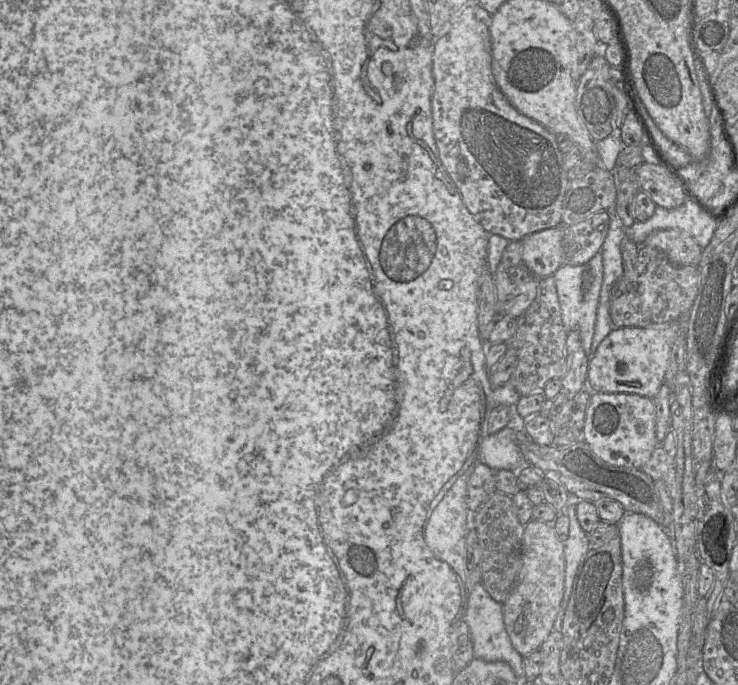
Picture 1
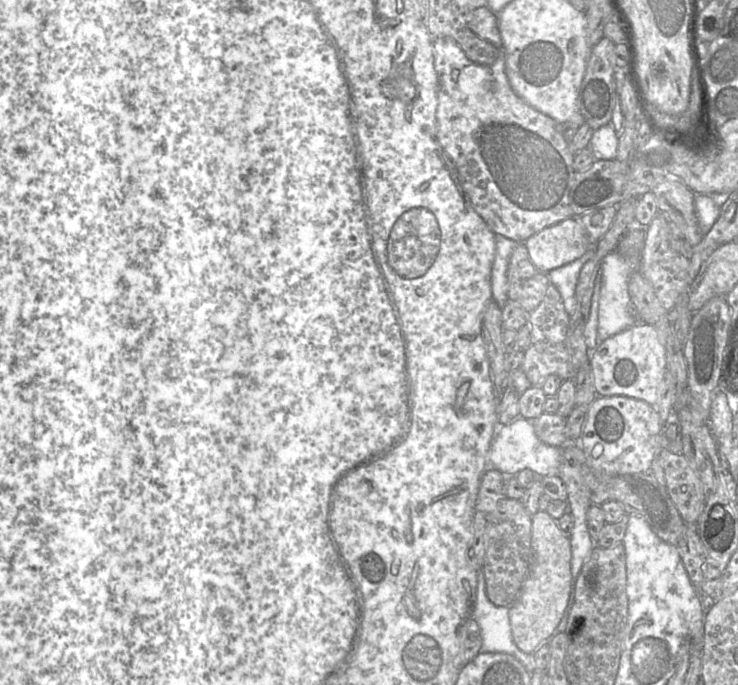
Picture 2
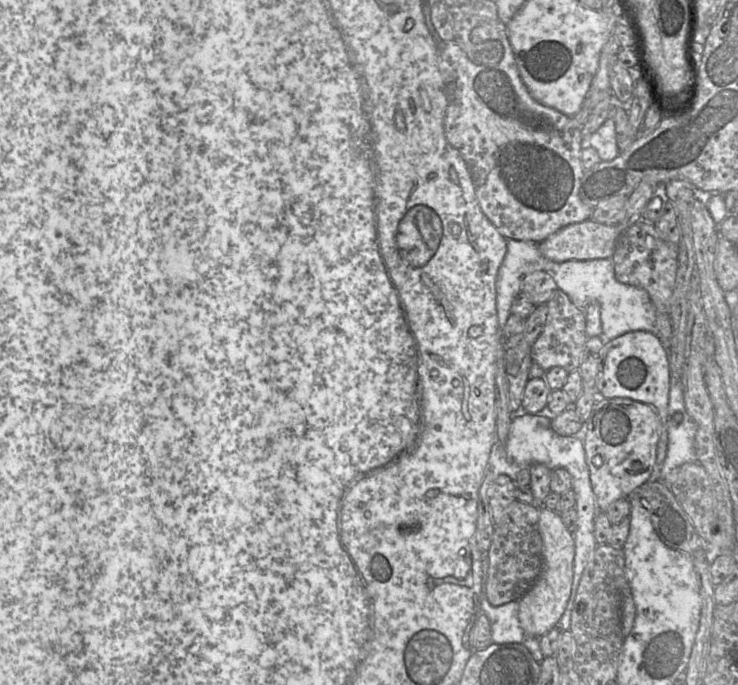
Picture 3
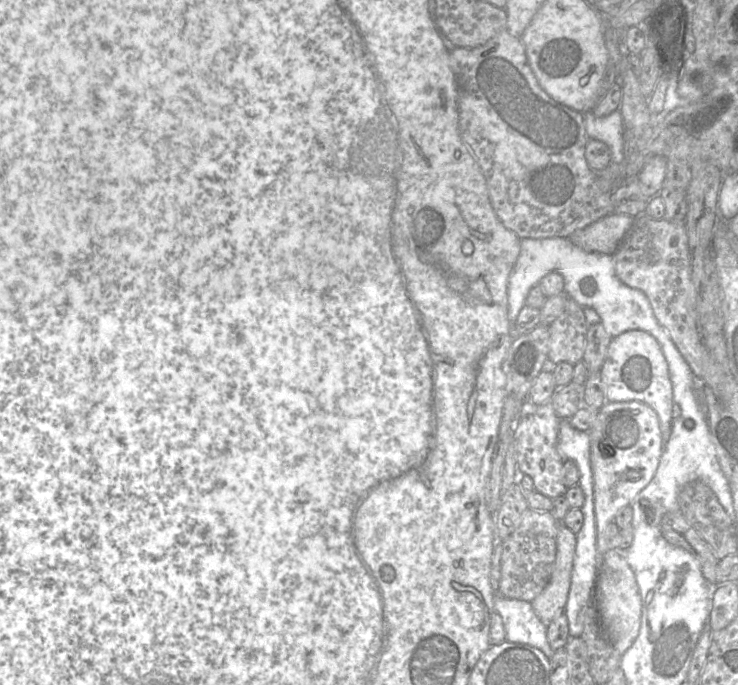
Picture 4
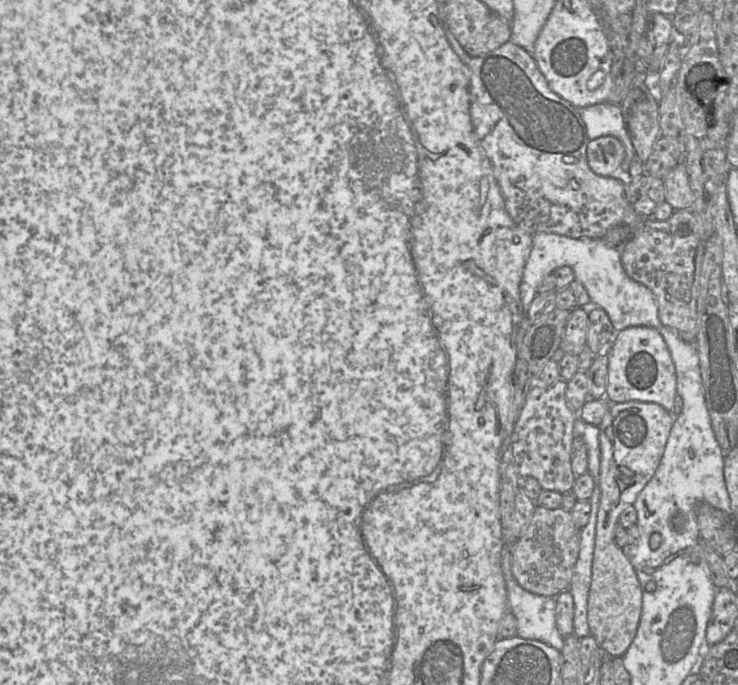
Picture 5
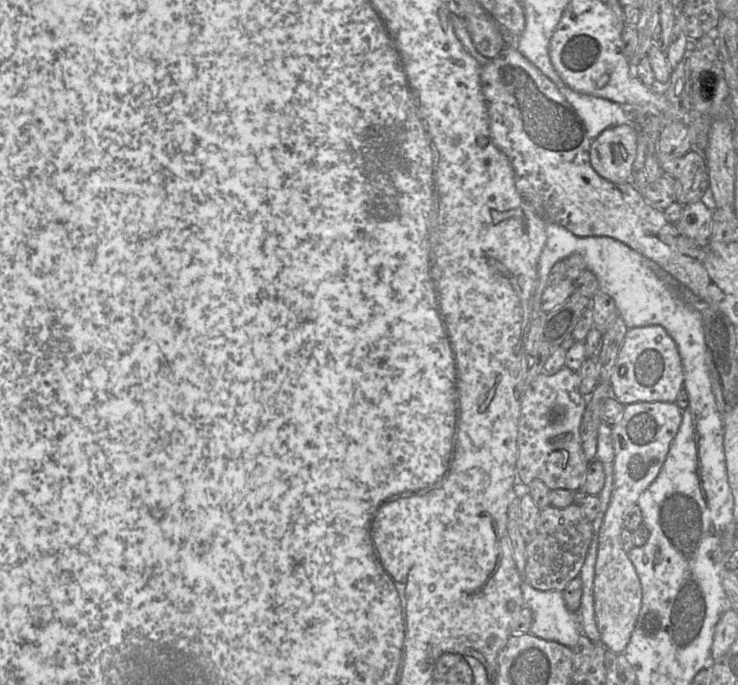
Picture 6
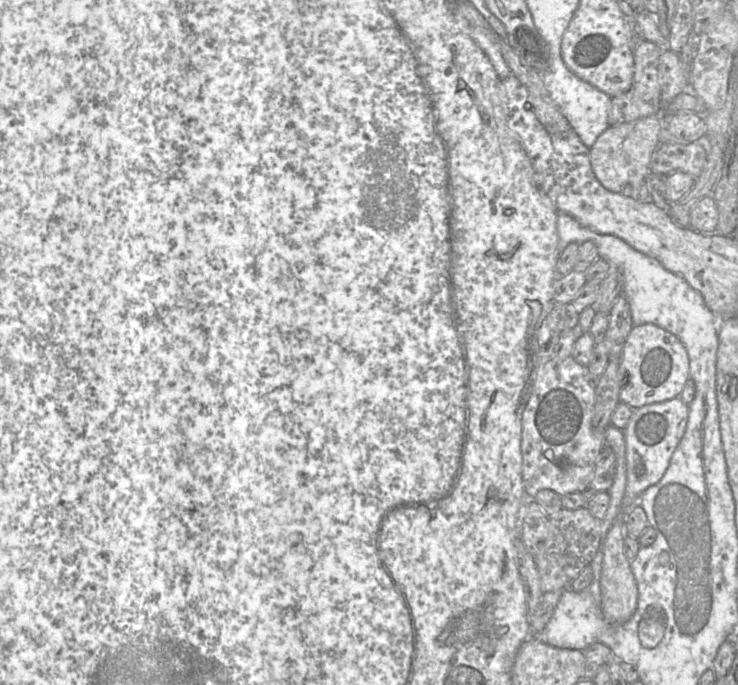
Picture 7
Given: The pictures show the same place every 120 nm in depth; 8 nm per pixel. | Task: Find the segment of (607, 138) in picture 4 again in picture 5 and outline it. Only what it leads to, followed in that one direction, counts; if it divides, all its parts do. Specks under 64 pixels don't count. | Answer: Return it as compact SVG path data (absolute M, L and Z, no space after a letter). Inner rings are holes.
M610 102L599 103L584 108L578 108L586 125L588 138L594 140L600 136L614 136L625 148L625 159L620 169L629 172L631 161L636 156L622 108Z

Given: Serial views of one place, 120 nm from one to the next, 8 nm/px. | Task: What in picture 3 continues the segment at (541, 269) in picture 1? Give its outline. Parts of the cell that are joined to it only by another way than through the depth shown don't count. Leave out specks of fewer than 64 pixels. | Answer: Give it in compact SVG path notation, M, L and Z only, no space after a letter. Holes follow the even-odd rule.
M588 219L563 227L538 247L540 253L553 262L611 259L618 238L627 228Z

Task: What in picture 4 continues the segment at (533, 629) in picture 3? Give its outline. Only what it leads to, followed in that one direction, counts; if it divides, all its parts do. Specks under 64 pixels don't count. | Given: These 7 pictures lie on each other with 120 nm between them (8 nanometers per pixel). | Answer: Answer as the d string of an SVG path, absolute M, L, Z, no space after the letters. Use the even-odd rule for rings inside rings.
M559 523L557 553L550 581L531 601L536 615L546 625L564 611L567 603L576 545L576 534L563 523Z

